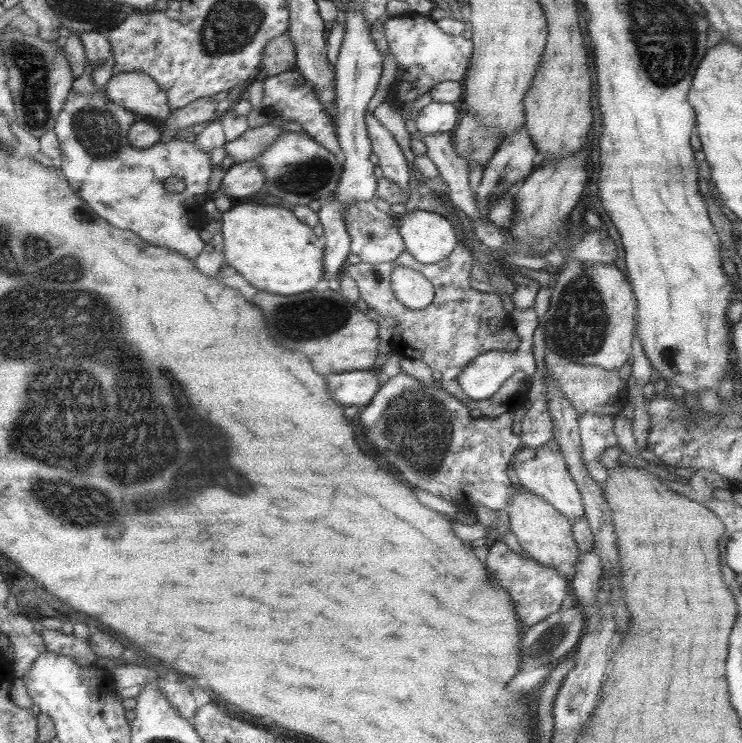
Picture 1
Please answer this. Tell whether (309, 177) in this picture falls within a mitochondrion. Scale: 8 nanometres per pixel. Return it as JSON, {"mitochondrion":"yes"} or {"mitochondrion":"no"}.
{"mitochondrion":"yes"}

